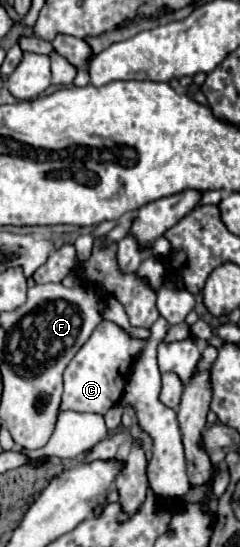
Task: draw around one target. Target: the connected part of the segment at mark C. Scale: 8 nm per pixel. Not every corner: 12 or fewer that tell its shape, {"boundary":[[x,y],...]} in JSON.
{"boundary":[[100,321],[64,371],[60,411],[104,415],[146,341]]}

